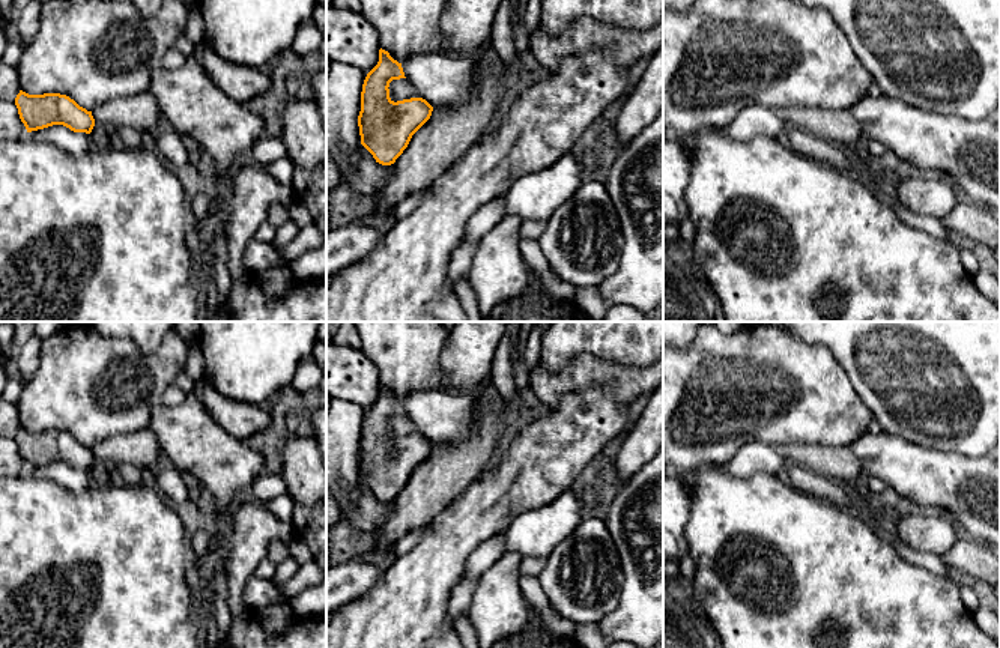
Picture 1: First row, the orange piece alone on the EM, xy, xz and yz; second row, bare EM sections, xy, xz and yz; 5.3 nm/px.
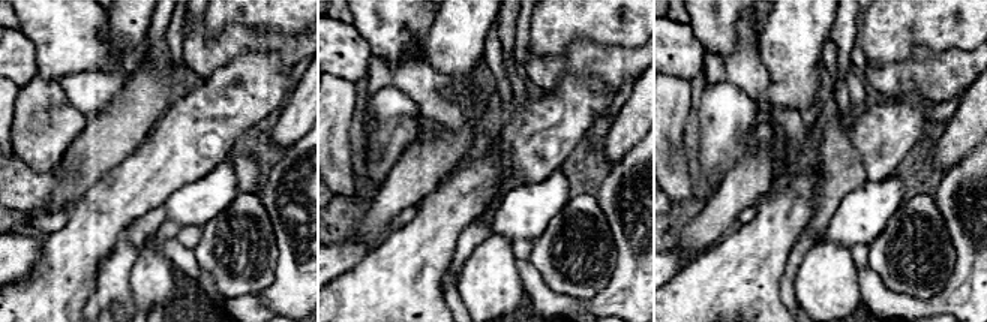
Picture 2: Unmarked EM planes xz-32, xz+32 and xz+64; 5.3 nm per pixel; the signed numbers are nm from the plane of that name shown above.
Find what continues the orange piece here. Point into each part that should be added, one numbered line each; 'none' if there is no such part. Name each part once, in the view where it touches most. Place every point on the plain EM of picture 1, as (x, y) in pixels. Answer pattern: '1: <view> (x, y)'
none

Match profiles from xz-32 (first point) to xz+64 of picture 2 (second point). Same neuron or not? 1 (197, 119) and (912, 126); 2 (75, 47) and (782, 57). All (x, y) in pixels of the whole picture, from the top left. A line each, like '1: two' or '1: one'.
1: one
2: two

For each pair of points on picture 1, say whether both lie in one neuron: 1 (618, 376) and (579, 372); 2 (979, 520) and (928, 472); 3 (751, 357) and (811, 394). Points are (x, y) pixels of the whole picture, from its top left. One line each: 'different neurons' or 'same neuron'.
1: same neuron
2: same neuron
3: same neuron

